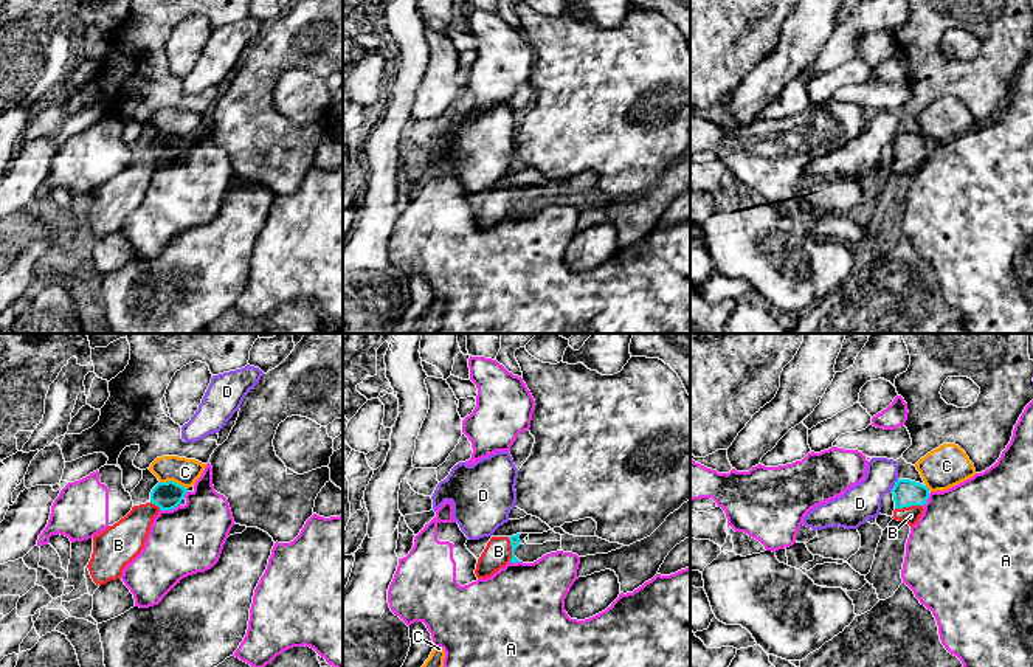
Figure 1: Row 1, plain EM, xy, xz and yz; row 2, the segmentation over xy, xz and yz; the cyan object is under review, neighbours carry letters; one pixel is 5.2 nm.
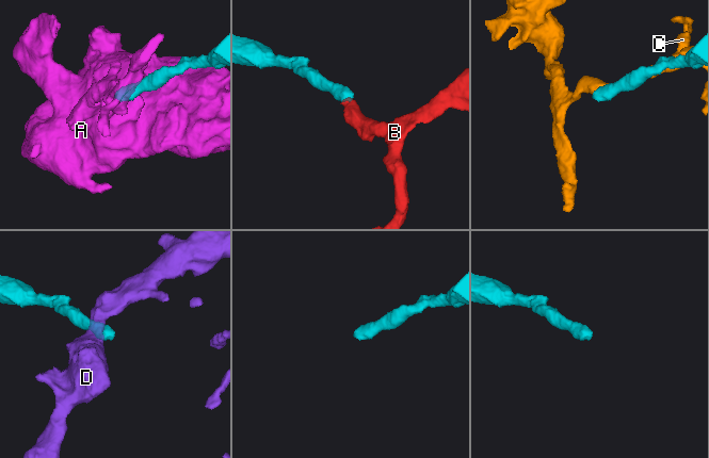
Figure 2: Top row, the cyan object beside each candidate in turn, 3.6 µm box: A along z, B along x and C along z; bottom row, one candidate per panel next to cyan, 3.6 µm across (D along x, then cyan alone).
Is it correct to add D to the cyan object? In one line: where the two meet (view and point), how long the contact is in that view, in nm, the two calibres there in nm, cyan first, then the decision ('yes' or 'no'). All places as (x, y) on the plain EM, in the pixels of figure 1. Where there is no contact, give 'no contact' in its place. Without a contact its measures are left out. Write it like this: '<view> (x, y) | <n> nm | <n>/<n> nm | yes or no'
yz (894, 138) | 80 nm | 140/190 nm | no

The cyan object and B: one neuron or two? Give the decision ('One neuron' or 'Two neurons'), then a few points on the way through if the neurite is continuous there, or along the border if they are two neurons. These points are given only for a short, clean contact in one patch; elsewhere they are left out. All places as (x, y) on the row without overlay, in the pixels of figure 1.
One neuron. Path across: yz (906, 145), (908, 158), (911, 168)

